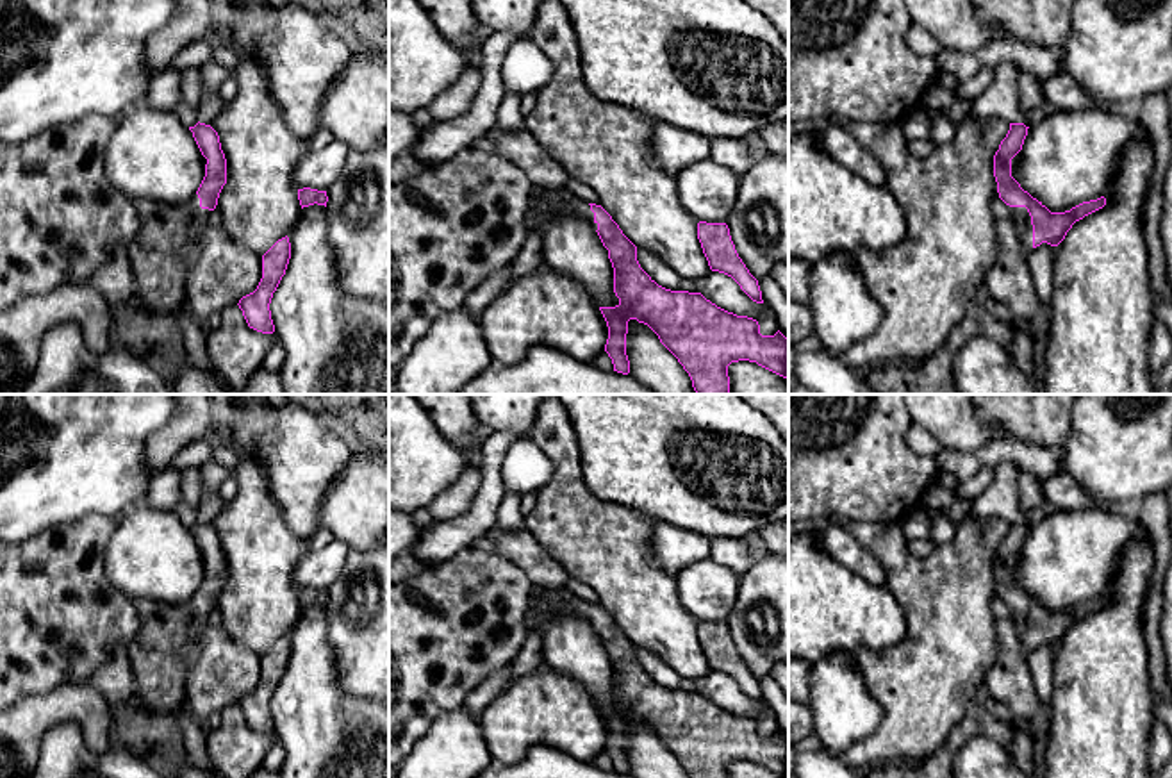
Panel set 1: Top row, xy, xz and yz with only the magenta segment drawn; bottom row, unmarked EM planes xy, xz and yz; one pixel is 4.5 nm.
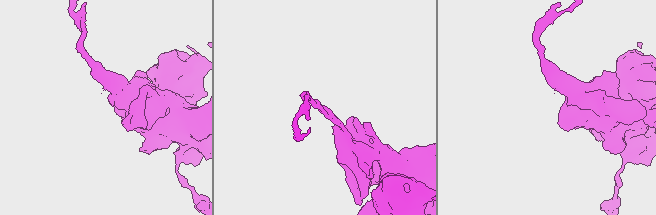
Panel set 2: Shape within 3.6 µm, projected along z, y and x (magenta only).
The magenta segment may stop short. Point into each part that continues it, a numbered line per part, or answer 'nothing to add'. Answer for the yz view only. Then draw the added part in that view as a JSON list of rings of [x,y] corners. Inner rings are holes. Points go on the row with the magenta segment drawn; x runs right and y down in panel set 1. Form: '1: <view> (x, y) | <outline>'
1: yz (1021, 218) | [[[1010,207],[1010,219],[1022,237],[1022,250],[1028,255],[1033,250],[1033,225],[1026,207]]]

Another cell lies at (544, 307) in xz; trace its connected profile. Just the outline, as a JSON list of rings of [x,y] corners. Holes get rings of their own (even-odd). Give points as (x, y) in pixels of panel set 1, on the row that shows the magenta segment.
[[[546,264],[512,280],[478,316],[478,323],[499,364],[521,362],[535,346],[592,362],[608,339],[607,321],[592,296]]]

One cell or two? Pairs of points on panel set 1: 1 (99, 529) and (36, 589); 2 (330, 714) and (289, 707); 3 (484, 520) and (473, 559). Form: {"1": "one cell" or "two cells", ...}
{"1": "one cell", "2": "one cell", "3": "two cells"}

